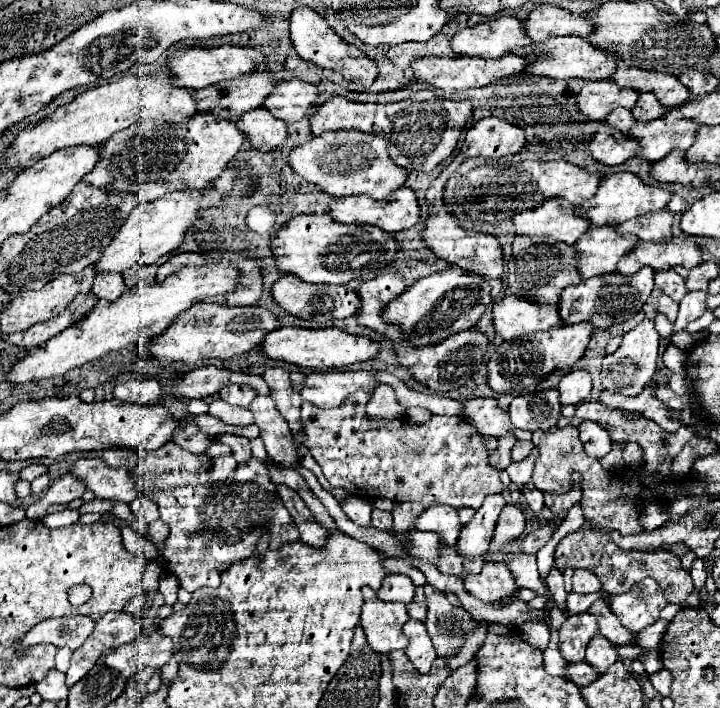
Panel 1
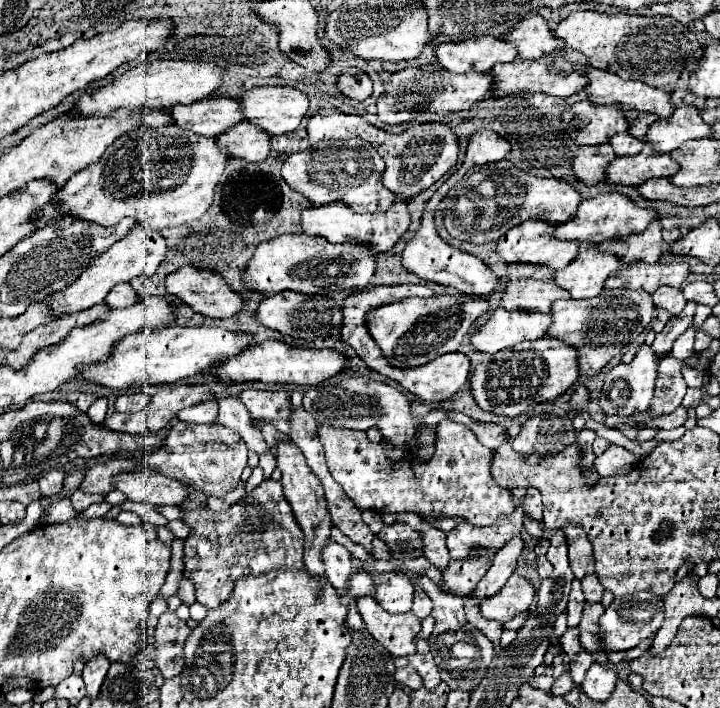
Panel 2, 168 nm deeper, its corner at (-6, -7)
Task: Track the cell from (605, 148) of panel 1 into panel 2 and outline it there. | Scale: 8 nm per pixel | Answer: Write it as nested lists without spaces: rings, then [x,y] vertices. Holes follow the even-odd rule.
[[[602,143],[598,147],[580,147],[574,153],[574,175],[586,185],[598,185],[606,177],[606,167],[616,159],[610,143]]]

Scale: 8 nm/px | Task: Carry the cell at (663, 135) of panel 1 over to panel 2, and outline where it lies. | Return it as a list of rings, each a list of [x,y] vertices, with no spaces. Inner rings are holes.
[[[644,143],[642,151],[632,157],[616,157],[606,169],[606,181],[622,185],[642,185],[652,177],[668,177],[678,171],[672,155],[658,155],[650,143]]]

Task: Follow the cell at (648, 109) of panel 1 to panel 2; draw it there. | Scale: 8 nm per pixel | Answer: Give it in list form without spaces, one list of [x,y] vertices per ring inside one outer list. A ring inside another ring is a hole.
[[[634,111],[628,115],[630,119],[630,127],[632,127],[632,133],[640,139],[644,139],[648,127],[658,119],[658,115],[650,115],[650,113],[642,113],[642,111]],[[642,131],[642,133],[640,133]]]

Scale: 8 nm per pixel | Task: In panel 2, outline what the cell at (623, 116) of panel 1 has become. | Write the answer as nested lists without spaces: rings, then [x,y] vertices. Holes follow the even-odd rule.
[[[628,131],[614,135],[614,139],[610,139],[616,155],[636,155],[638,151],[642,151],[642,141],[634,139],[634,135],[630,135]]]

